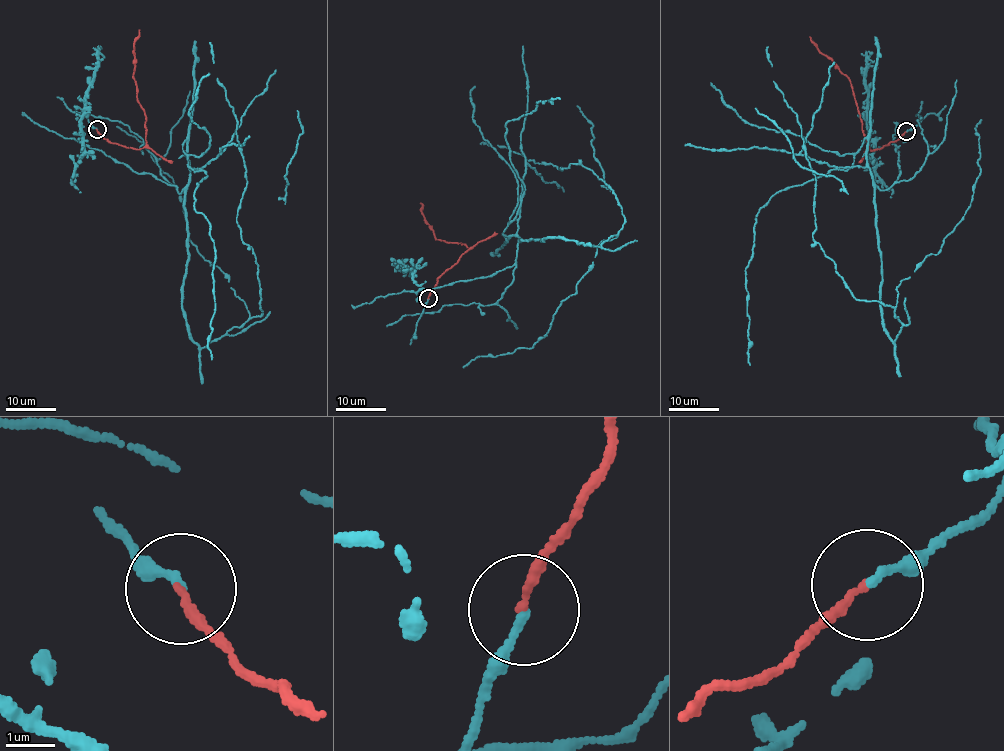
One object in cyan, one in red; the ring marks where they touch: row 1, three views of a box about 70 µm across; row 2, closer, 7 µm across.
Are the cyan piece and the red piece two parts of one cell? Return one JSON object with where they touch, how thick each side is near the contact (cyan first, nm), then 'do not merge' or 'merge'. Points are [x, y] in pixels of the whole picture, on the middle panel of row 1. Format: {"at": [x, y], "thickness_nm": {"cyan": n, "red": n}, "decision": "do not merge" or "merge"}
{"at": [428, 298], "thickness_nm": {"cyan": 160, "red": 160}, "decision": "merge"}

